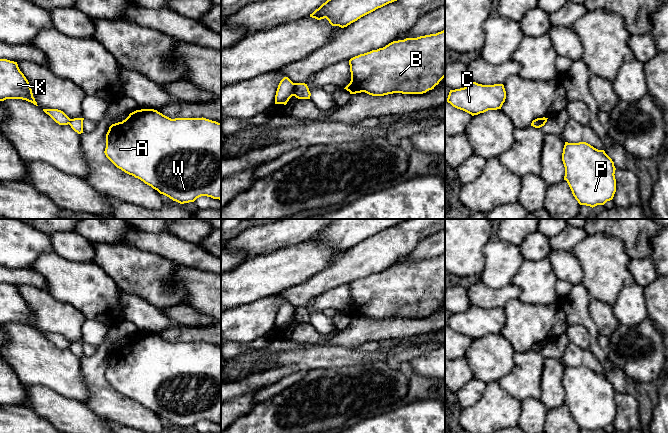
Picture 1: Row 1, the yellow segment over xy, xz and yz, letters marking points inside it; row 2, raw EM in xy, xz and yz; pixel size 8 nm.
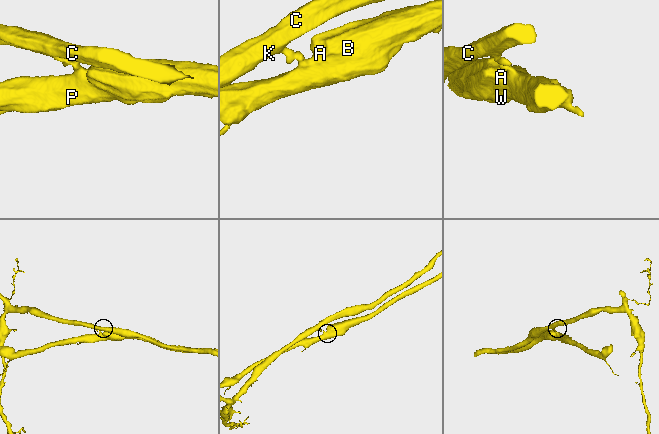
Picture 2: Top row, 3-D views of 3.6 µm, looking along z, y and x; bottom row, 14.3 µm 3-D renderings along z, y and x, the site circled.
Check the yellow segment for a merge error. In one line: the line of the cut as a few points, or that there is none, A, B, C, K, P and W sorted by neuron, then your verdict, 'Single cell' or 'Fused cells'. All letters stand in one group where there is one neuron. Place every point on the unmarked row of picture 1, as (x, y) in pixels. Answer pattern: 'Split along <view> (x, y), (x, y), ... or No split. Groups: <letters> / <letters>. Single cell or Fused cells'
Split along xz (293, 307), (294, 319). Groups: A B P W / C K. Fused cells

